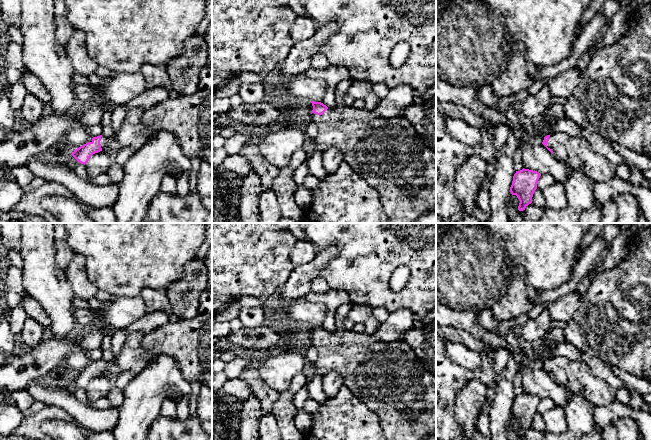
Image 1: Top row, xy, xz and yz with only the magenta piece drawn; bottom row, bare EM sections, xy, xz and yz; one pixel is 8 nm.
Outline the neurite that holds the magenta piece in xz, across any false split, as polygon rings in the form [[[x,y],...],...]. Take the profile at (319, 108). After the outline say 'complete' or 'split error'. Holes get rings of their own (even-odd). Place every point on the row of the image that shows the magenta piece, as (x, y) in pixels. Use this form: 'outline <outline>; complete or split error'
outline [[[321,102],[311,103],[311,121],[317,125],[317,136],[314,139],[316,147],[322,153],[330,147],[338,149],[343,155],[343,161],[379,193],[388,223],[411,223],[427,211],[436,211],[436,152],[424,144],[406,118],[379,118],[365,107],[354,108],[342,103],[335,109],[329,109]]]; split error

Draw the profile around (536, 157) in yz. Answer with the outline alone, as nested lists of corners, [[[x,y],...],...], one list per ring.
[[[513,129],[519,140],[518,148],[522,151],[522,163],[524,169],[537,171],[540,174],[550,174],[555,182],[565,183],[568,176],[568,167],[557,160],[543,145],[532,143],[530,137],[519,129]]]

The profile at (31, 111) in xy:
[[[27,94],[18,115],[27,125],[36,125],[42,117],[44,104],[34,95]]]

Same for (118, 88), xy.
[[[111,72],[97,86],[91,87],[102,92],[111,106],[124,105],[148,90],[141,72]]]

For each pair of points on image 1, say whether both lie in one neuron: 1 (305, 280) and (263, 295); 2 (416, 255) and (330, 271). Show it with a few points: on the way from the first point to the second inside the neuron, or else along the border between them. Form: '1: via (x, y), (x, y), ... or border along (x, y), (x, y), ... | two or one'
1: border along (296, 267), (283, 286) | two
2: via (395, 255), (370, 257), (359, 268), (351, 270) | one

